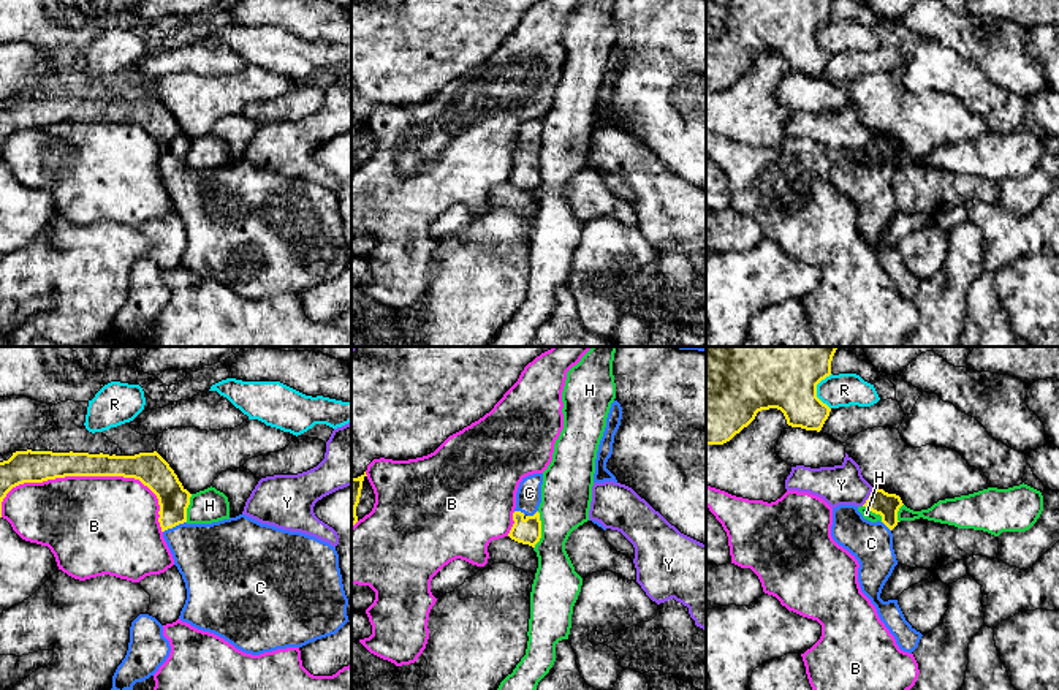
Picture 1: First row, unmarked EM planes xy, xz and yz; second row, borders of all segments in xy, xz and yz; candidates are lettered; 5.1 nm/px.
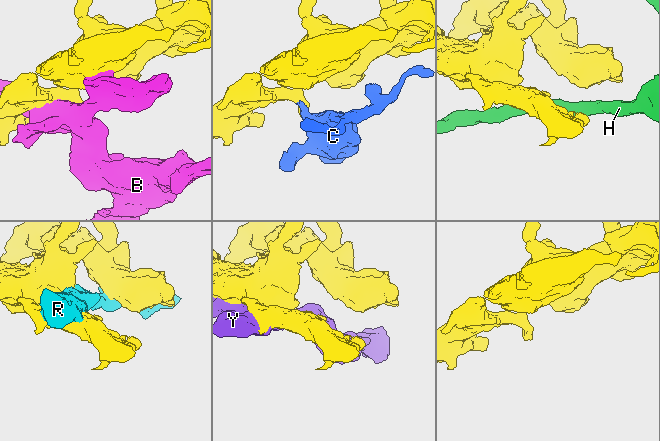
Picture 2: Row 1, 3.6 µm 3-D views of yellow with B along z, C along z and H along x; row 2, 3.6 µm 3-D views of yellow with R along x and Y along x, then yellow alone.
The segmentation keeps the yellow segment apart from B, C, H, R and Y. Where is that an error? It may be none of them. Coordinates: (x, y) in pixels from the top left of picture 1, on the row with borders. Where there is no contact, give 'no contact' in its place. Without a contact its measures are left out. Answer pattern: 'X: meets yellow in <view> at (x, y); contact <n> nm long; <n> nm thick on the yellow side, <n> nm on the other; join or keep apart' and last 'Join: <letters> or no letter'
B: meets yellow in xy at (89, 475); contact 850 nm long; 160 nm thick on the yellow side, 500 nm on the other; keep apart
C: meets yellow in xy at (174, 526); contact 130 nm long; 160 nm thick on the yellow side, 360 nm on the other; join
H: meets yellow in xz at (540, 530); contact 190 nm long; 130 nm thick on the yellow side, 260 nm on the other; keep apart
R: meets yellow in yz at (816, 390); contact 180 nm long; 480 nm thick on the yellow side, 170 nm on the other; keep apart
Y: meets yellow in yz at (869, 497); contact 110 nm long; 120 nm thick on the yellow side, 200 nm on the other; keep apart
Join: C

